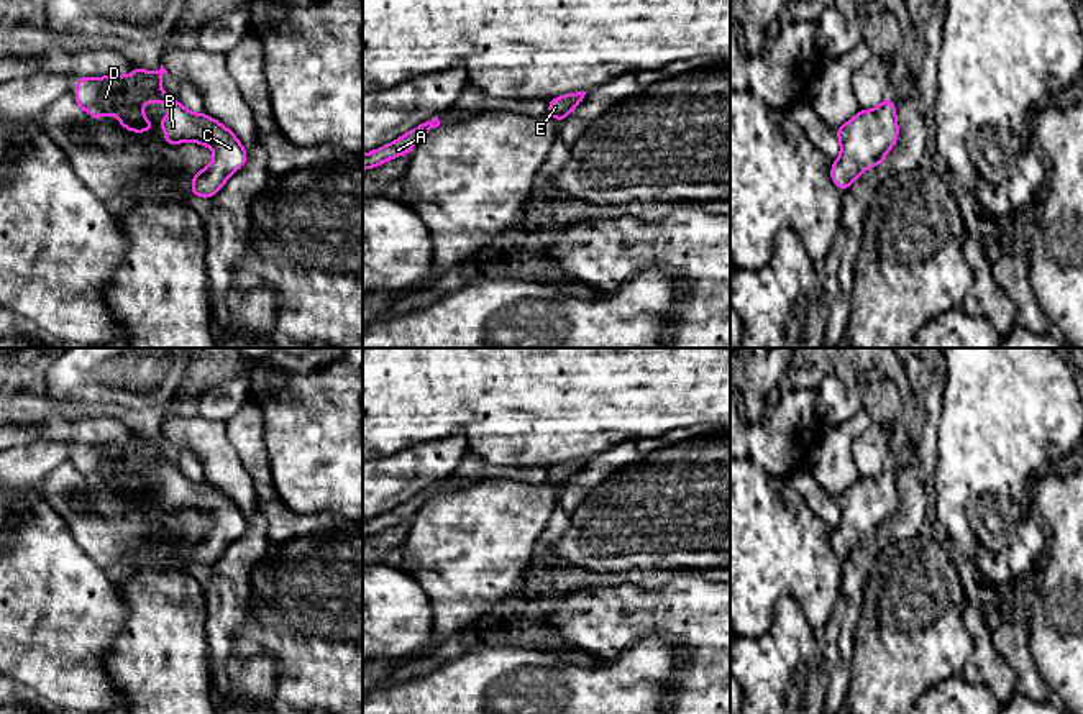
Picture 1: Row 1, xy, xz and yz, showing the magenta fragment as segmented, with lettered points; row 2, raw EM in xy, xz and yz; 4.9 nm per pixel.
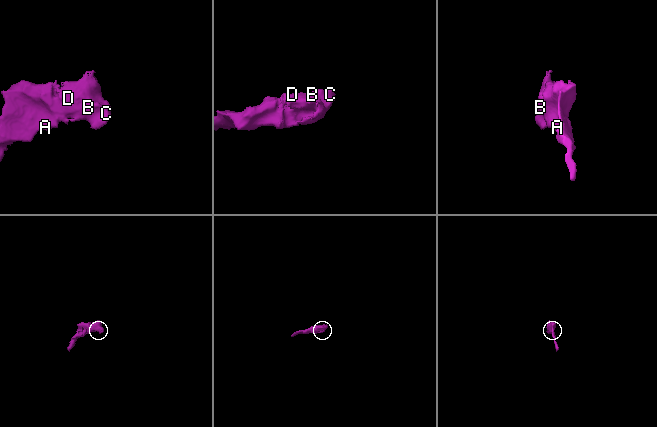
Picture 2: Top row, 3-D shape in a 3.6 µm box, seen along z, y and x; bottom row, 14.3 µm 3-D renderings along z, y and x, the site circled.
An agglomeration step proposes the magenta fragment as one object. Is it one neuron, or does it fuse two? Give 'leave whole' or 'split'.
leave whole

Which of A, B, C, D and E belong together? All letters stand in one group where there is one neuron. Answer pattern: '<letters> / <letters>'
A B C D E

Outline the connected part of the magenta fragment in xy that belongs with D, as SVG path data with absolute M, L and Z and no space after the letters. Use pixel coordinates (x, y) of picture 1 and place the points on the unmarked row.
M135 433L130 443L80 445L75 450L74 466L80 483L89 478L92 491L98 484L117 483L117 489L128 499L144 501L154 497L154 492L143 483L143 473L148 469L171 468L171 479L161 483L162 501L169 514L184 509L195 509L215 520L213 529L202 538L197 538L190 558L197 565L210 566L225 553L228 545L243 535L248 519L240 507L223 491L207 481L189 479L179 466L169 465L161 456L161 443L167 442L164 433L158 440L148 440Z

